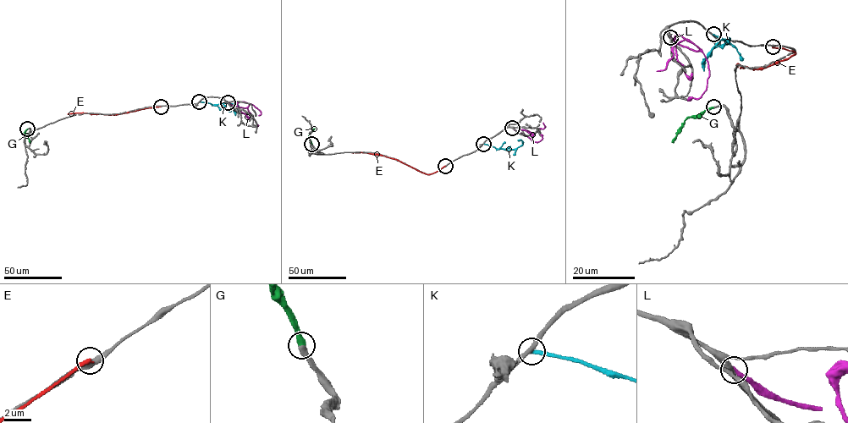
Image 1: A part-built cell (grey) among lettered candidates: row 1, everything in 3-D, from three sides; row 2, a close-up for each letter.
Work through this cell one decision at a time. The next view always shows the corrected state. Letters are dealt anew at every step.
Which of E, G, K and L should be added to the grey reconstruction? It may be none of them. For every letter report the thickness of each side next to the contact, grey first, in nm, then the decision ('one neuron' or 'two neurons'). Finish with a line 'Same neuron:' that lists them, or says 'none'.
E: 420 nm thick on the grey side, 260 nm on the other; two neurons
G: 360 nm thick on the grey side, 440 nm on the other; one neuron
K: 280 nm thick on the grey side, 240 nm on the other; two neurons
L: 360 nm thick on the grey side, 360 nm on the other; two neurons
Same neuron: G

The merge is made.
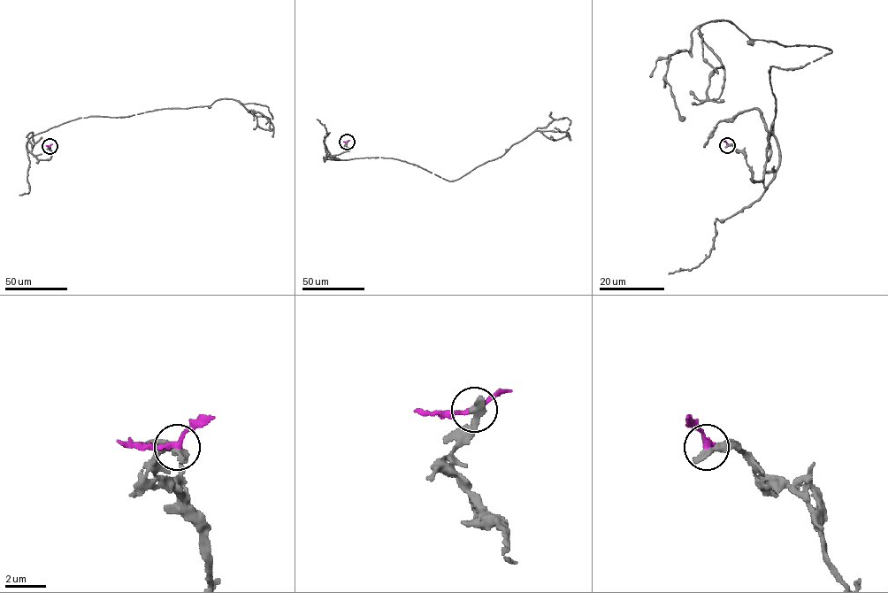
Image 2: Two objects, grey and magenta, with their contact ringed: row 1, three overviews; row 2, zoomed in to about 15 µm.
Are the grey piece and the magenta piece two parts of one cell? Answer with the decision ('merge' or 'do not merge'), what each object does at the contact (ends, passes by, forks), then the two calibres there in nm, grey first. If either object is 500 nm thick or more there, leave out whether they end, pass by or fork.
do not merge | grey ends | magenta passes by | 480/240 nm

